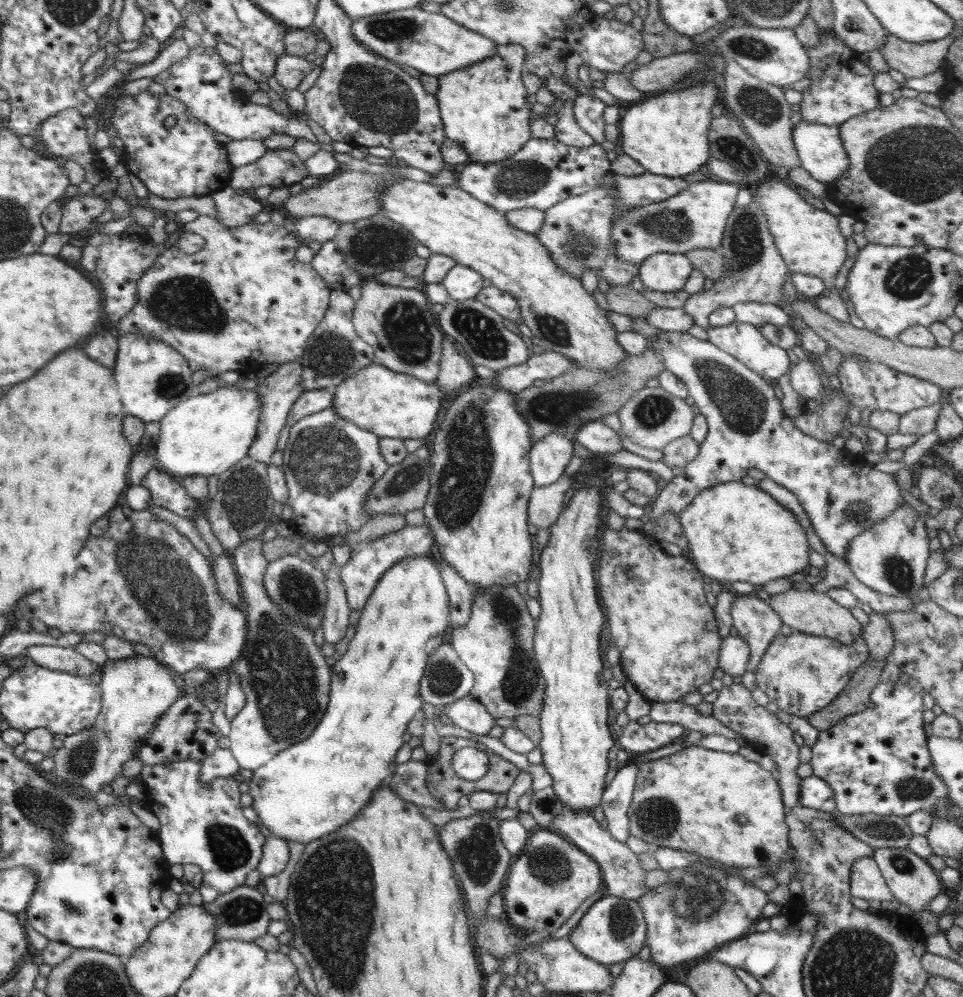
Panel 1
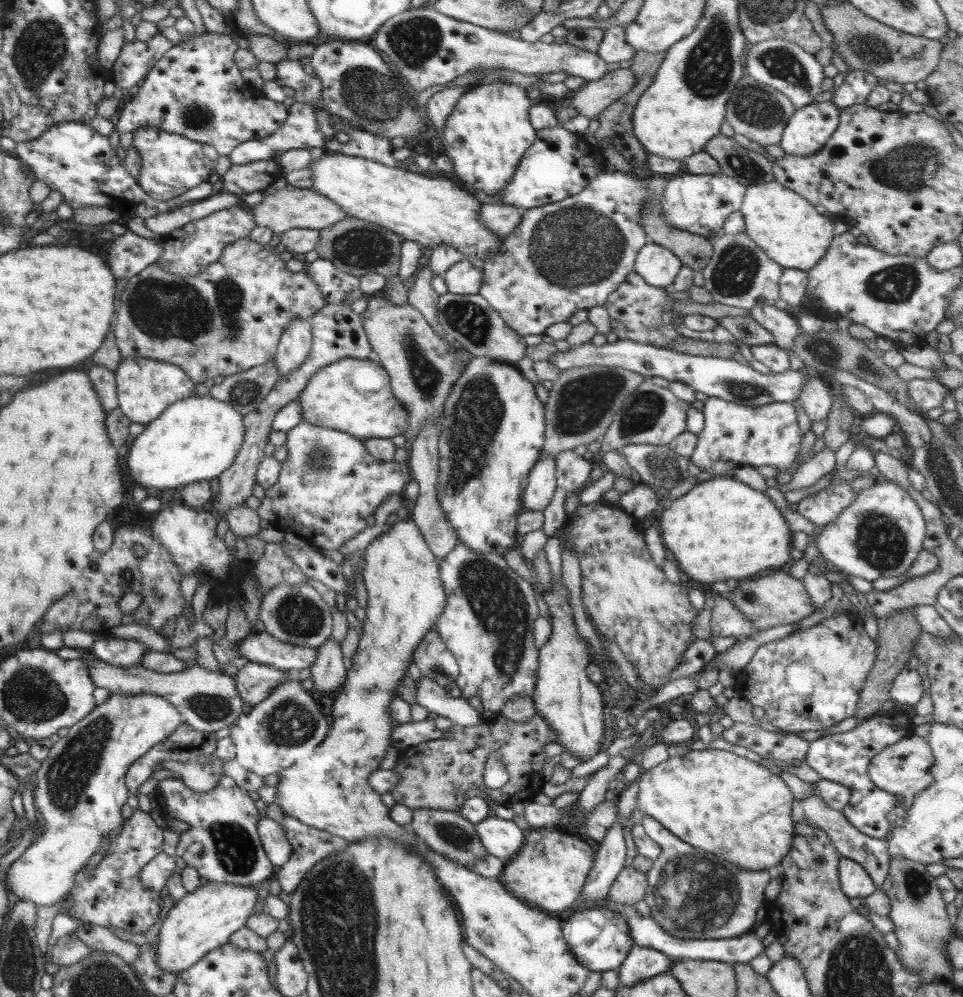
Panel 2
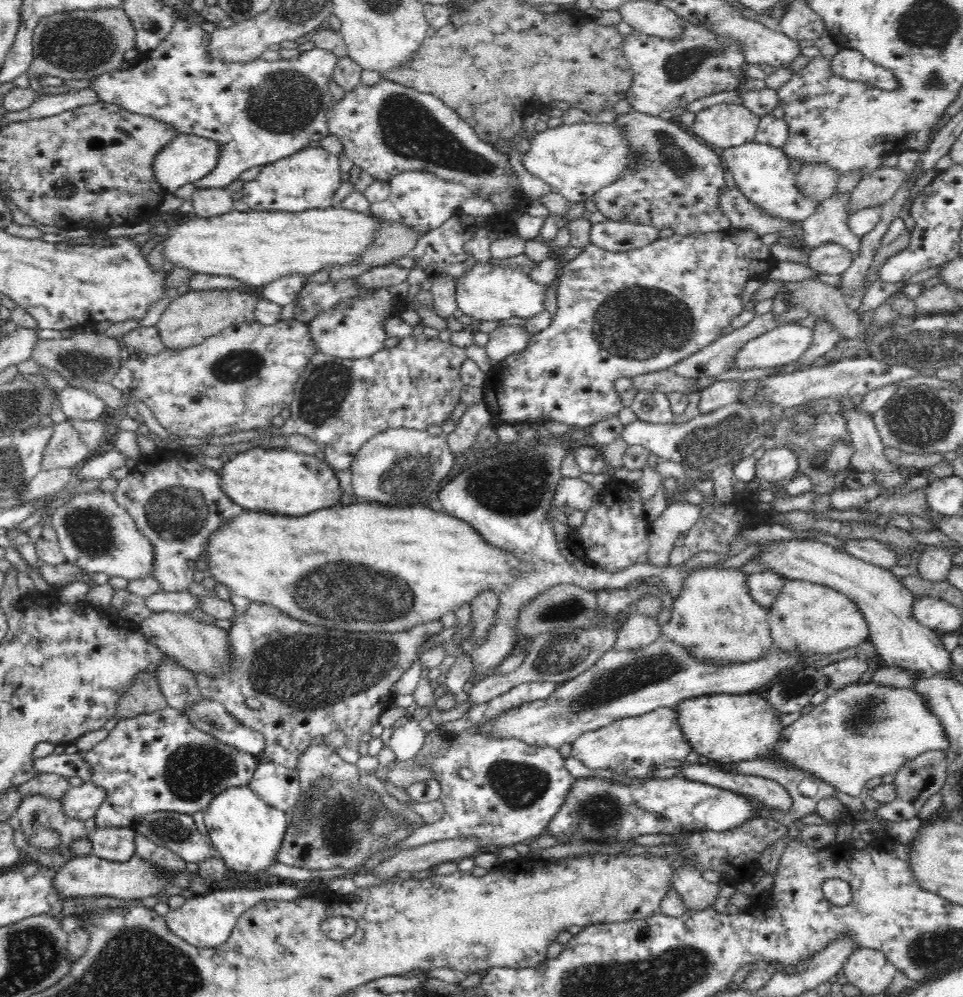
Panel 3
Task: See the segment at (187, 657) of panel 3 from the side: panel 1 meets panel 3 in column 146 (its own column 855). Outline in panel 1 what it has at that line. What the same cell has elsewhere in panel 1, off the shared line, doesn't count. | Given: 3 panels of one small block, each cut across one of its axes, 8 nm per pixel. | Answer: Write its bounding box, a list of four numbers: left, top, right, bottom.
[764,588,863,644]

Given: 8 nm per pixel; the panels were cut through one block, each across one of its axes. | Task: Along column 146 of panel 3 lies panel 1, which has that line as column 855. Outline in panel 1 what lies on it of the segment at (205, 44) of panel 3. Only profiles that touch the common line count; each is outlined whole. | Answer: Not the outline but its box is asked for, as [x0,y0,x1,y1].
[799,30,880,128]

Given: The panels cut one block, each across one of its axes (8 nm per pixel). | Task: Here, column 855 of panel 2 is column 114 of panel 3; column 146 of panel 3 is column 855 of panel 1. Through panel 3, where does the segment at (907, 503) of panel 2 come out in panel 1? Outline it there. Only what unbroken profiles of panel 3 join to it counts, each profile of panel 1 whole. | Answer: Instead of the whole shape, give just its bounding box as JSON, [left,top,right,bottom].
[846,502,931,602]

